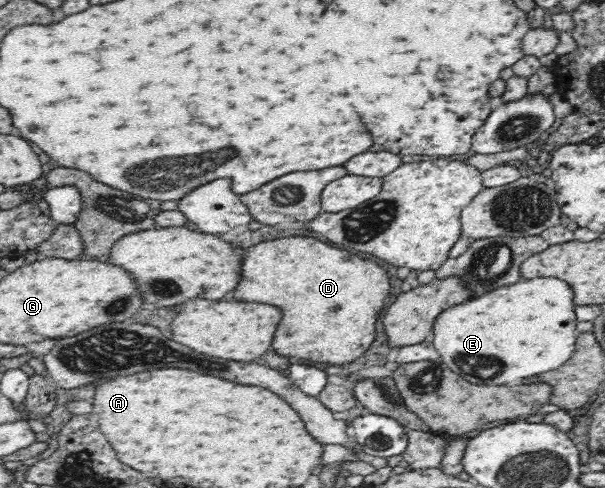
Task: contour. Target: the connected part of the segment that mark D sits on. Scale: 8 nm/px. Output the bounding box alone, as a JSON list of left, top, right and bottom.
[233,235,390,365]

